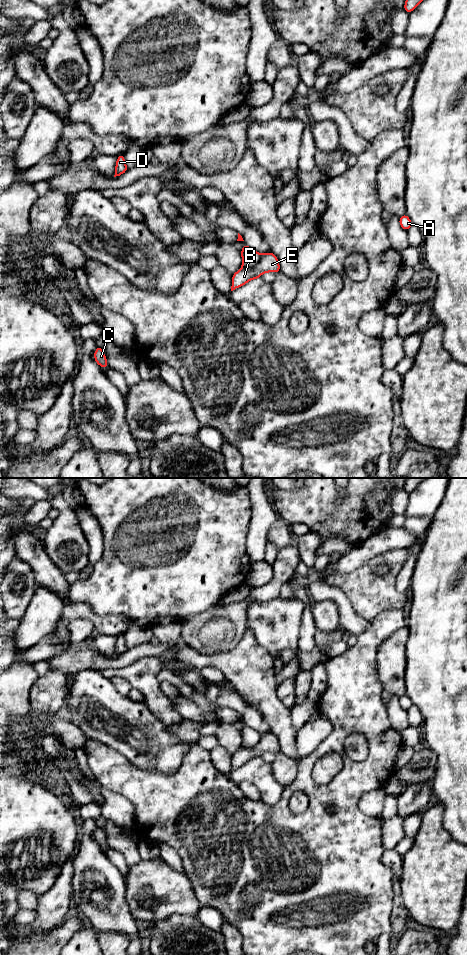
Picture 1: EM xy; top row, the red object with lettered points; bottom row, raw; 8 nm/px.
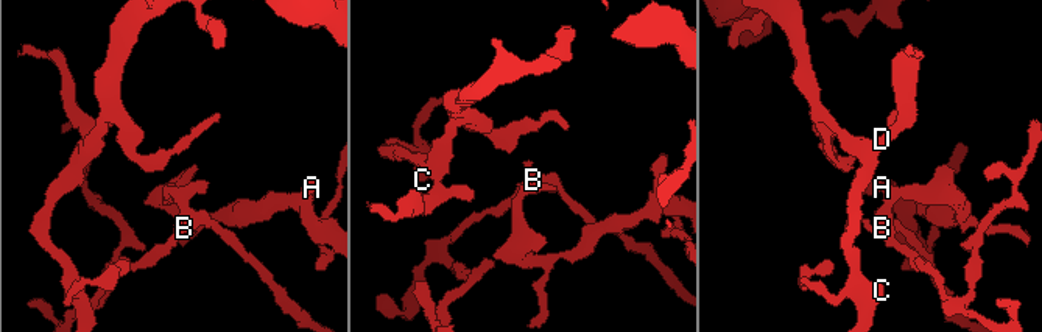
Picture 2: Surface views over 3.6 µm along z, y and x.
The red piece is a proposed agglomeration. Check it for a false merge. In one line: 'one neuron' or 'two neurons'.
two neurons

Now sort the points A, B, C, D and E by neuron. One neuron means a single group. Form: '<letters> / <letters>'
A C D / B E

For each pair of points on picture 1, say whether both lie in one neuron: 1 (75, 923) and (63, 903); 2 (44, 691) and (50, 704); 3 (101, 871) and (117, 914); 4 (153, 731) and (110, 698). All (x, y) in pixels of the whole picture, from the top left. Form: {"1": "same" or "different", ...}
{"1": "different", "2": "same", "3": "same", "4": "same"}

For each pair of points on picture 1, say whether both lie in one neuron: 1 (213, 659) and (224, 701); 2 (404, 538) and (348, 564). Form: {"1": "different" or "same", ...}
{"1": "different", "2": "same"}

